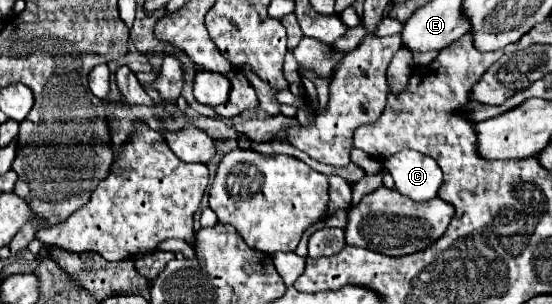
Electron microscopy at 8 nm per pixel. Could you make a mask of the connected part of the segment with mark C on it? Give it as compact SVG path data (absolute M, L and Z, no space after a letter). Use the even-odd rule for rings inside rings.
M415 150L393 154L383 164L393 176L395 188L415 202L427 202L435 198L443 184L443 172L437 162L431 156Z

